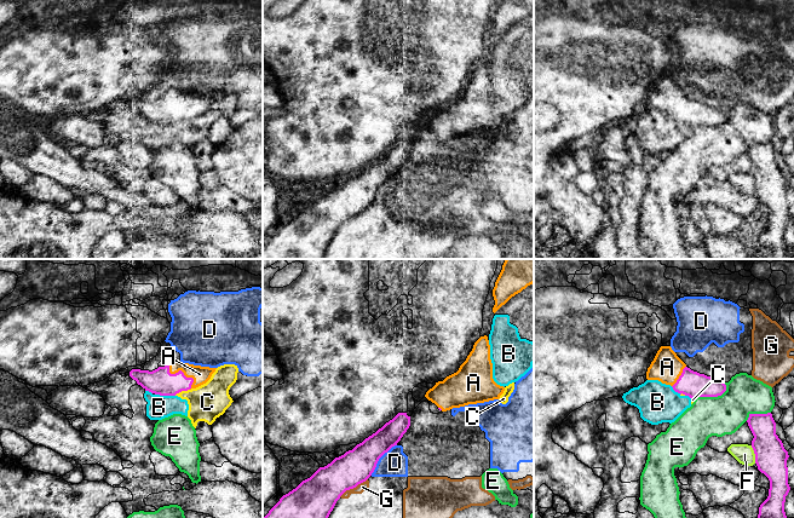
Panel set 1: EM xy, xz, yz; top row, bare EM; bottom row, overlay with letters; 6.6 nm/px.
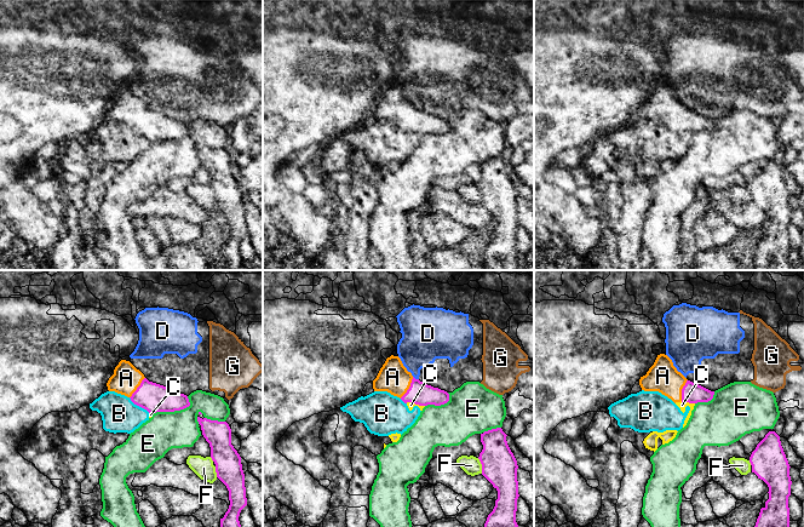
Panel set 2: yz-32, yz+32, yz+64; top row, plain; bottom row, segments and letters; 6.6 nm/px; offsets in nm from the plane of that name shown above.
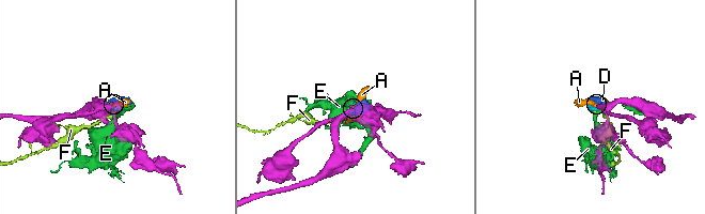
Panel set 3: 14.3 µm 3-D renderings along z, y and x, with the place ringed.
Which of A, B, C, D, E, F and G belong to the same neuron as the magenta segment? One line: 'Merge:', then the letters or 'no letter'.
Merge: A

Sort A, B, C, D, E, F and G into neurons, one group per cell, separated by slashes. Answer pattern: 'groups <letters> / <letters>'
groups A / B C / D G / E / F

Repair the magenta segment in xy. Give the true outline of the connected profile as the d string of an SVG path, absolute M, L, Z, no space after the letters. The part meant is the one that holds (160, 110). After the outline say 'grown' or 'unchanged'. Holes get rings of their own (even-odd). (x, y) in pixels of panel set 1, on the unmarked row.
M171 88L165 96L153 100L132 98L130 105L145 120L160 125L176 125L206 113L215 98Z; grown

